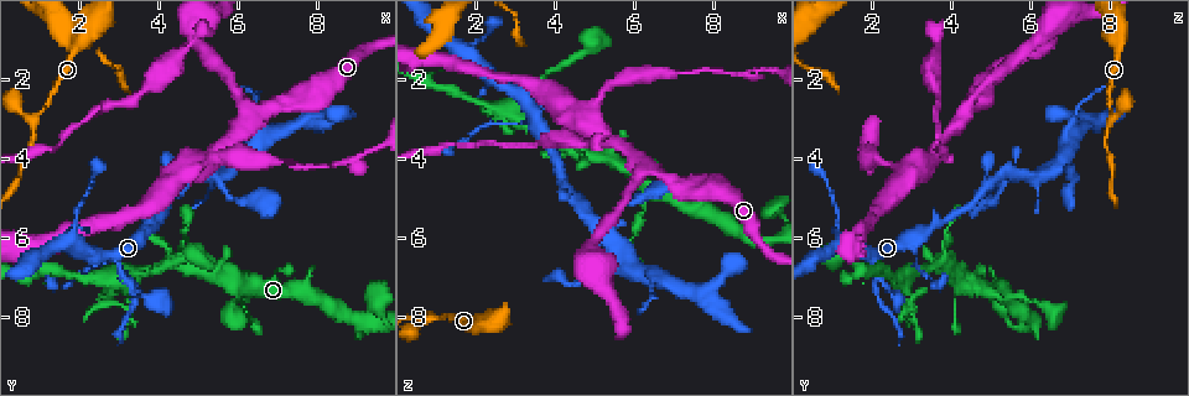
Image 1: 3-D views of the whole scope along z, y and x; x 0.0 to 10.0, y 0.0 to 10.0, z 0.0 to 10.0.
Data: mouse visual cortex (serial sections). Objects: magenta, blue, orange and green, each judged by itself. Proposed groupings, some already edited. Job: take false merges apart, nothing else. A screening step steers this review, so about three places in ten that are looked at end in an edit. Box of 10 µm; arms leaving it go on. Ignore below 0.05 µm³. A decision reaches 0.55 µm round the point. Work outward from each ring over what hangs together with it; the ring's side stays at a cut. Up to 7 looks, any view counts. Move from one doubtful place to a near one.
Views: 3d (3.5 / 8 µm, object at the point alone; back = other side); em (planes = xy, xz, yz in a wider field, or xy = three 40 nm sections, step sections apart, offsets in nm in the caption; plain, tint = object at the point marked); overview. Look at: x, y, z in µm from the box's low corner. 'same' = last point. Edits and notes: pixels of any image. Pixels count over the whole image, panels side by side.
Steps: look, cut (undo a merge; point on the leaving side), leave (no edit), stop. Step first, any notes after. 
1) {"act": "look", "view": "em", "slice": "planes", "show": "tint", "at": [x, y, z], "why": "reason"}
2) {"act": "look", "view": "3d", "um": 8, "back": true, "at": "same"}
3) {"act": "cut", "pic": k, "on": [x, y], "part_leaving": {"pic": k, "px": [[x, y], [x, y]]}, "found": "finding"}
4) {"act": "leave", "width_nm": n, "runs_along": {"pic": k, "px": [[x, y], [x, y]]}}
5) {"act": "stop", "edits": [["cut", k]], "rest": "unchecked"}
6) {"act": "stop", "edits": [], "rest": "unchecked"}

{"act": "look", "view": "3d", "um": 3.5, "at": [5.15, 4.50, 5.65], "why": "arms part here"}

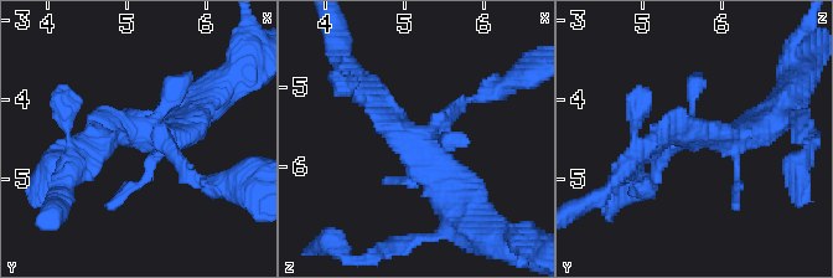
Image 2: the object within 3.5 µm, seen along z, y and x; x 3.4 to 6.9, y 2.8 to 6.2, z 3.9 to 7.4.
{"act": "look", "view": "em", "slice": "xy", "step": 1, "show": "tint", "at": [5.20, 4.40, 5.70], "why": "shape alone is not enough"}

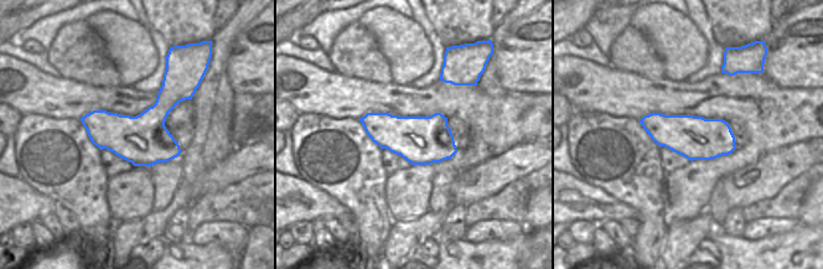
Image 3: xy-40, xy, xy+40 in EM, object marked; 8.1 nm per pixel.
{"act": "leave", "runs_along": {"pic": 2, "px": [[360, 88], [424, 149], [459, 209]]}, "found": "all the same cell"}

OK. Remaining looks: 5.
{"act": "look", "view": "3d", "um": 3.5, "at": [4.70, 6.65, 3.90], "why": "a fork"}

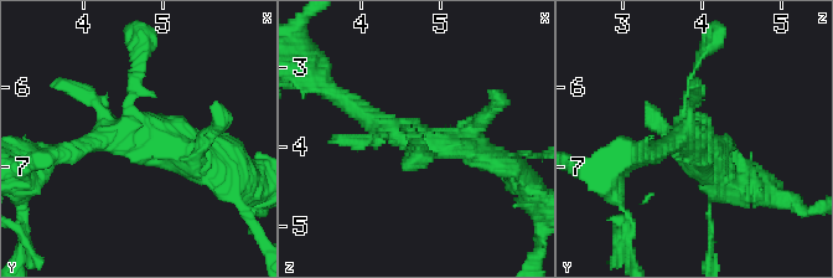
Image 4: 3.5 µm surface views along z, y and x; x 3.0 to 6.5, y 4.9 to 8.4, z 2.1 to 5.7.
{"act": "look", "view": "em", "slice": "planes", "show": "tint", "at": [4.70, 6.60, 3.90]}

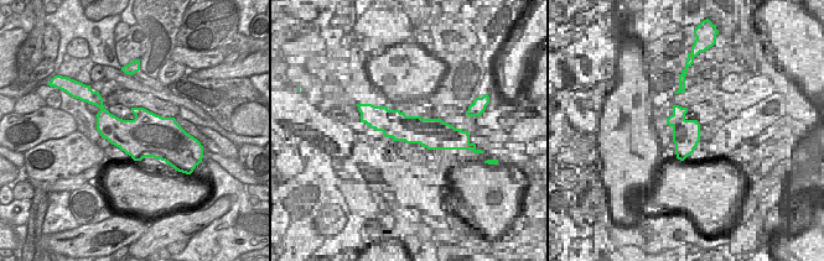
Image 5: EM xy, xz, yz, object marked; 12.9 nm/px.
{"act": "leave", "runs_along": {"pic": 4, "px": [[487, 154], [410, 139], [346, 101]]}, "found": "continuous, no second cell"}

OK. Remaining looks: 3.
{"act": "look", "view": "3d", "um": 8, "at": [3.30, 7.65, 3.00], "why": "sharp bend"}

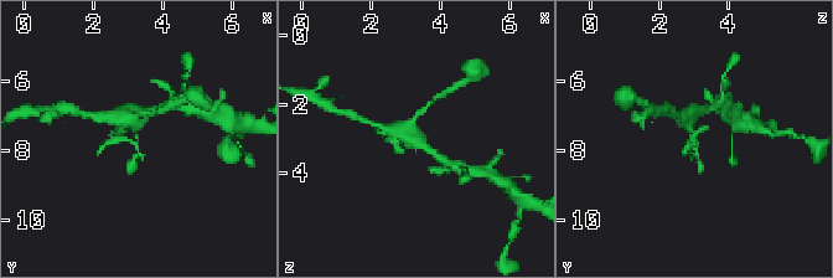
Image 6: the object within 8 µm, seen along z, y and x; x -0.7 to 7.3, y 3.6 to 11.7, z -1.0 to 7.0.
{"act": "look", "view": "3d", "um": 3.5, "at": "same", "why": "zoom in"}

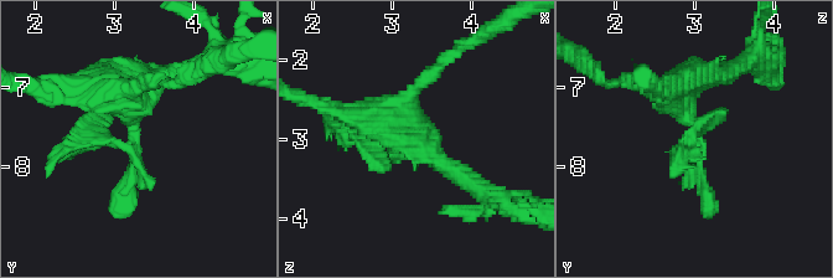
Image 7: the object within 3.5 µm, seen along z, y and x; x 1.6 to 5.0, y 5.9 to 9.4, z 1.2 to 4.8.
{"act": "look", "view": "em", "slice": "xy", "step": 2, "show": "tint", "at": [3.25, 7.70, 3.05], "why": "shape alone is not enough"}

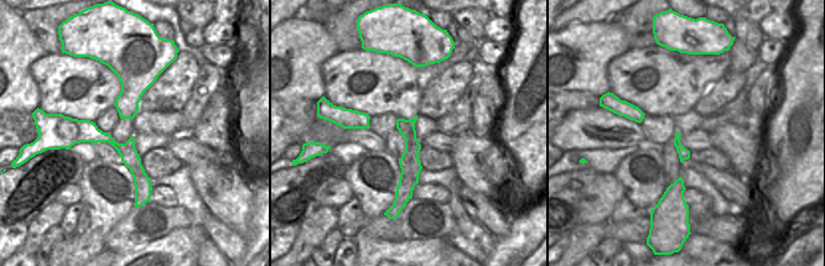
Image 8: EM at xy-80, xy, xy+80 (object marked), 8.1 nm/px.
{"act": "cut", "pic": 7, "on": [79, 138], "part_leaving": {"pic": 7, "px": [[118, 143], [68, 147], [46, 178]]}, "found": "two cells meet here"}

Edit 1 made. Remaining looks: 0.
{"act": "stop", "edits": [["cut", 7]], "rest": "unchecked"}

